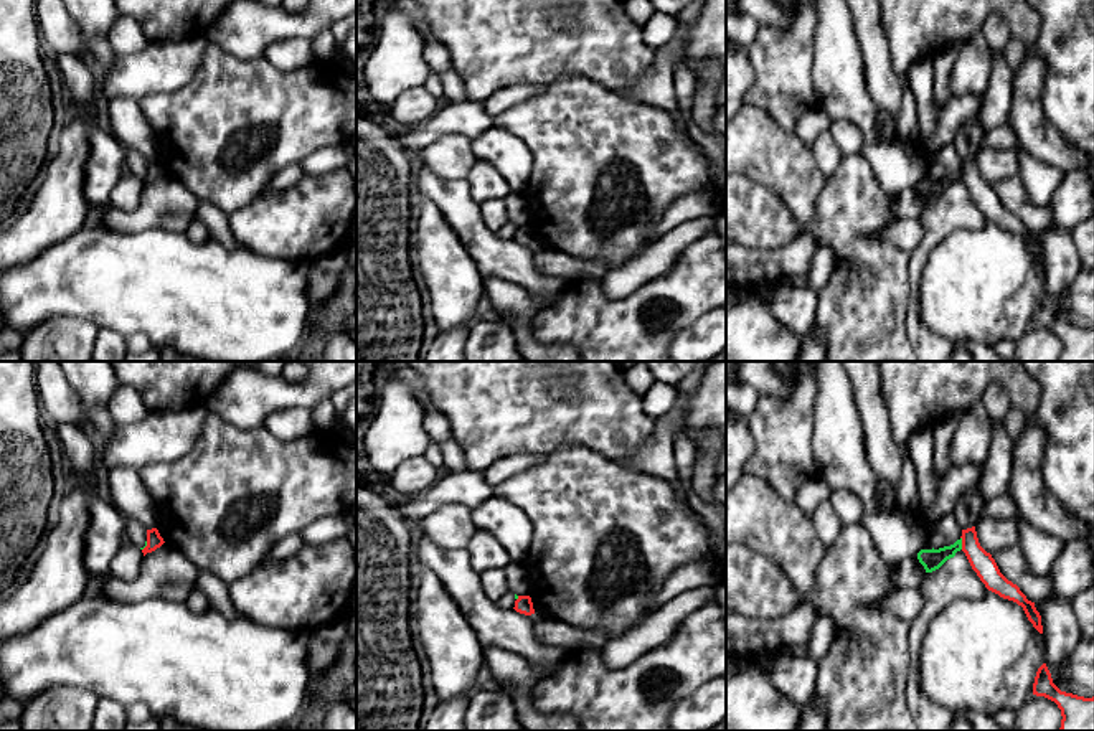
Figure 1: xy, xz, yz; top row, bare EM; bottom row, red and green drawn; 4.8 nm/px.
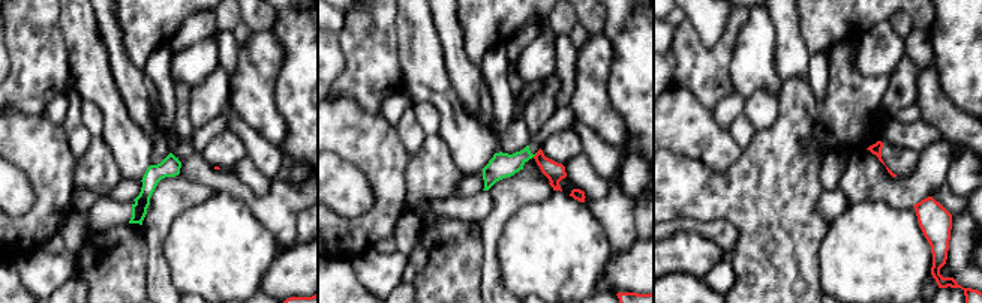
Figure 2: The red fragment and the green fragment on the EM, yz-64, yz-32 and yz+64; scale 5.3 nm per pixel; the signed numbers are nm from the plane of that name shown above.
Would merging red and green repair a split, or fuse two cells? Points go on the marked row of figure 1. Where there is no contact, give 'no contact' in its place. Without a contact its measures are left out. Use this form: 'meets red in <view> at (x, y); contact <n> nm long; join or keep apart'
meets red in yz at (962, 543); contact 60 nm long; keep apart

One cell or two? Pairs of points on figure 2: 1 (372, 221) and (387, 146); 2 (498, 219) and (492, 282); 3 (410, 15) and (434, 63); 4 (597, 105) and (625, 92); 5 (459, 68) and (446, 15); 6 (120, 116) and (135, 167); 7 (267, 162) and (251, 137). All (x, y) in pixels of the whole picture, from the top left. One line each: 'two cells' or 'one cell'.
1: one cell
2: one cell
3: one cell
4: two cells
5: one cell
6: one cell
7: one cell

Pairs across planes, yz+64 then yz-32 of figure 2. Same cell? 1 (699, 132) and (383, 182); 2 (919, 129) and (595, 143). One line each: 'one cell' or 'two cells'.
1: one cell
2: two cells

